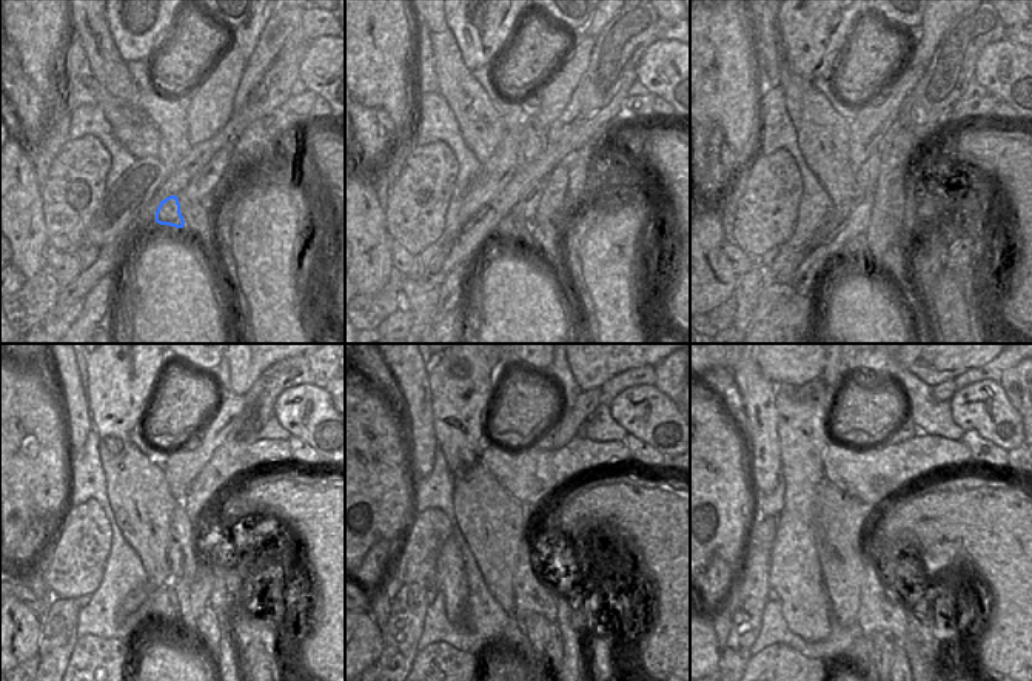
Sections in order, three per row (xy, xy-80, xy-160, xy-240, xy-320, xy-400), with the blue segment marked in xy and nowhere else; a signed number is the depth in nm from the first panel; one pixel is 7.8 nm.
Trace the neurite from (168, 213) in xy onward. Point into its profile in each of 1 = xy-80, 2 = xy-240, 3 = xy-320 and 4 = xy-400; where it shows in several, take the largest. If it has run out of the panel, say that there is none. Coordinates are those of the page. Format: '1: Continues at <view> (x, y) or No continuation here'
1: Continues at xy-80 (512, 227)
2: Continues at xy-240 (162, 603)
3: Continues at xy-320 (515, 635)
4: Continues at xy-400 (861, 650).

